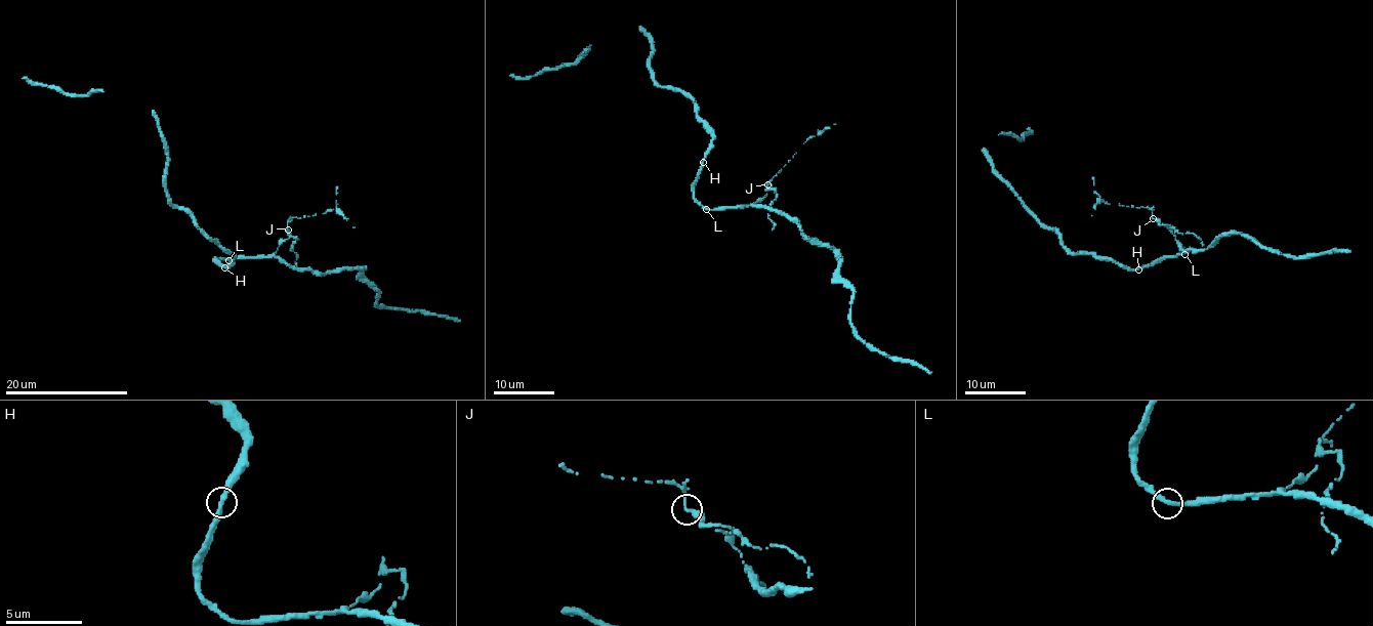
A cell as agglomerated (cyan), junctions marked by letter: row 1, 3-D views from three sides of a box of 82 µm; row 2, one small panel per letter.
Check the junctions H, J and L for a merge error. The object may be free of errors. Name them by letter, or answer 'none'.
J

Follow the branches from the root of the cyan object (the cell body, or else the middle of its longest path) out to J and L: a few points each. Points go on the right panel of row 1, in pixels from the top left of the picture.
J: (1137, 267), (1184, 252), (1169, 228), (1160, 225), (1154, 218)
L: (1137, 267), (1184, 254)

